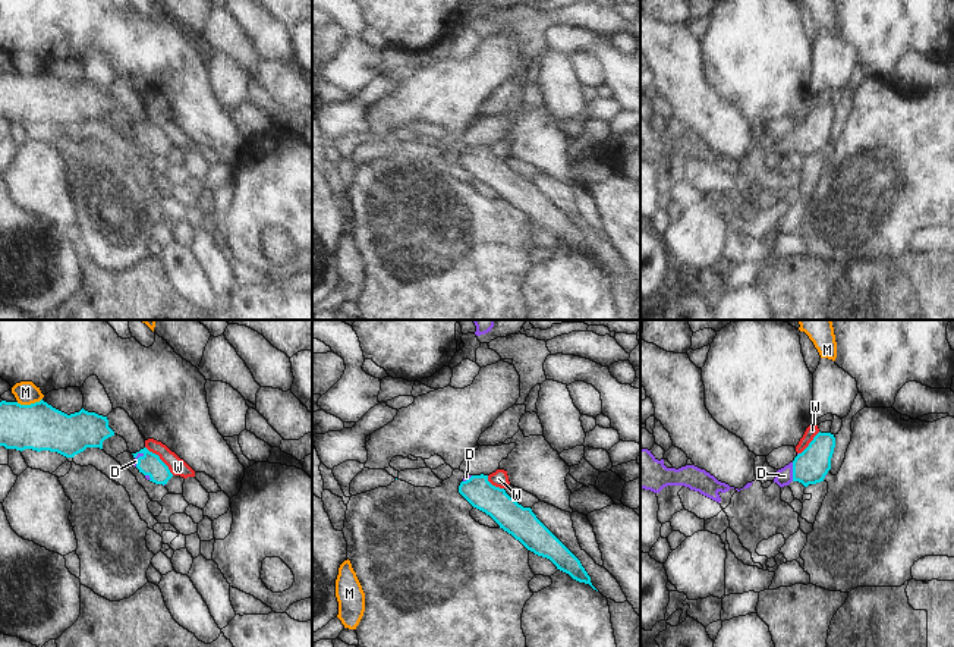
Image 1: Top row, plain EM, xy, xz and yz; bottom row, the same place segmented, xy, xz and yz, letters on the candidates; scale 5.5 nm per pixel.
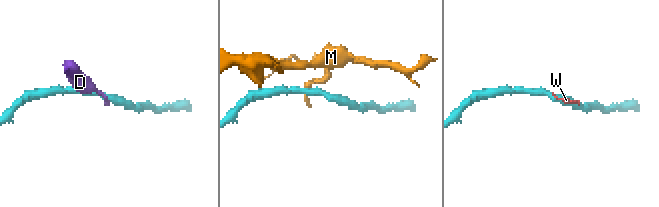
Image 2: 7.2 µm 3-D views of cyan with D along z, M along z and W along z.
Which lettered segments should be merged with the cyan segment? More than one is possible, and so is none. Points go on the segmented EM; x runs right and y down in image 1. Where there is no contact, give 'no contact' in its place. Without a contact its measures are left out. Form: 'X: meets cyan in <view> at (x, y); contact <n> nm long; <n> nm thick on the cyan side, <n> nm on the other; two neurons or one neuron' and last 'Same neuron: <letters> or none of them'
D: meets cyan in yz at (793, 471); contact 100 nm long; 190 nm thick on the cyan side, 90 nm on the other; one neuron
M: meets cyan in xy at (28, 405); contact 150 nm long; 260 nm thick on the cyan side, 130 nm on the other; two neurons
W: meets cyan in xy at (160, 459); contact 220 nm long; 120 nm thick on the cyan side, 100 nm on the other; two neurons
Same neuron: D

